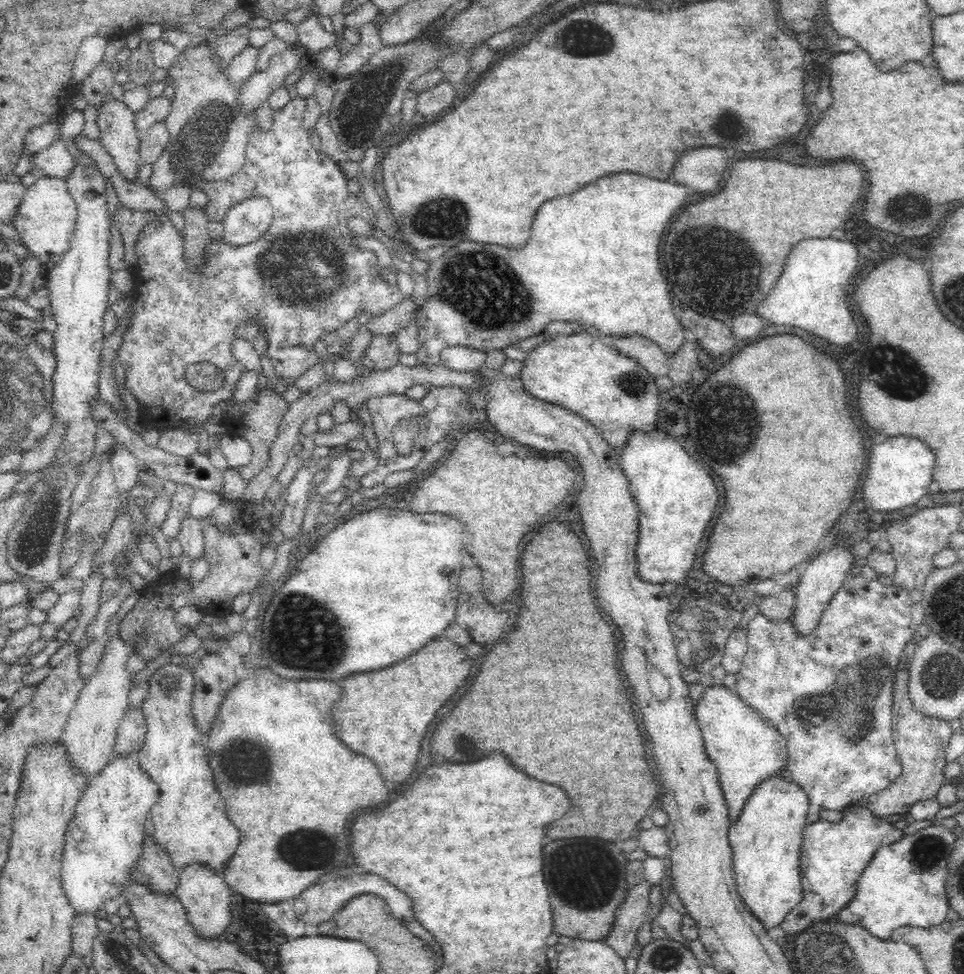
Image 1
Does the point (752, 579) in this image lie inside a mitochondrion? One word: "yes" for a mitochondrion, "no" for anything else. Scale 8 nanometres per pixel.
no

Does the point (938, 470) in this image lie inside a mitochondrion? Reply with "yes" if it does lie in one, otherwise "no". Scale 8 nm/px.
no

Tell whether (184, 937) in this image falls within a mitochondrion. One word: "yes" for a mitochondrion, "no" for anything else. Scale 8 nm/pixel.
no

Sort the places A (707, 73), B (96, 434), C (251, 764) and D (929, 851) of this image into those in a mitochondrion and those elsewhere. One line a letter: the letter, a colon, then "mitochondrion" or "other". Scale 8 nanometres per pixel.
A: other
B: other
C: mitochondrion
D: mitochondrion

